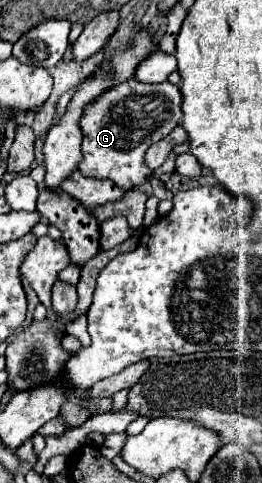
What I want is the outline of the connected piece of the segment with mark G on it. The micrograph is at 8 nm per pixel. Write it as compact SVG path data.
M131 79L129 83L109 89L97 99L97 103L87 107L81 119L85 137L81 145L83 159L79 163L79 171L87 177L111 179L123 189L147 183L153 171L143 163L145 151L169 135L181 123L181 115L181 91L169 81L145 85Z

